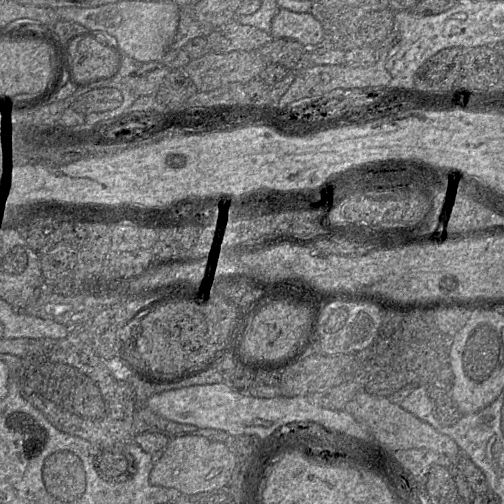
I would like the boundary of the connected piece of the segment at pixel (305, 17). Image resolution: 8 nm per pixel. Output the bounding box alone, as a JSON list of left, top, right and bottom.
[270,8,324,47]

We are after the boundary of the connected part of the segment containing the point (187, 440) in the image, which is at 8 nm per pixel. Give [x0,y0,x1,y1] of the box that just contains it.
[149,435,236,494]

